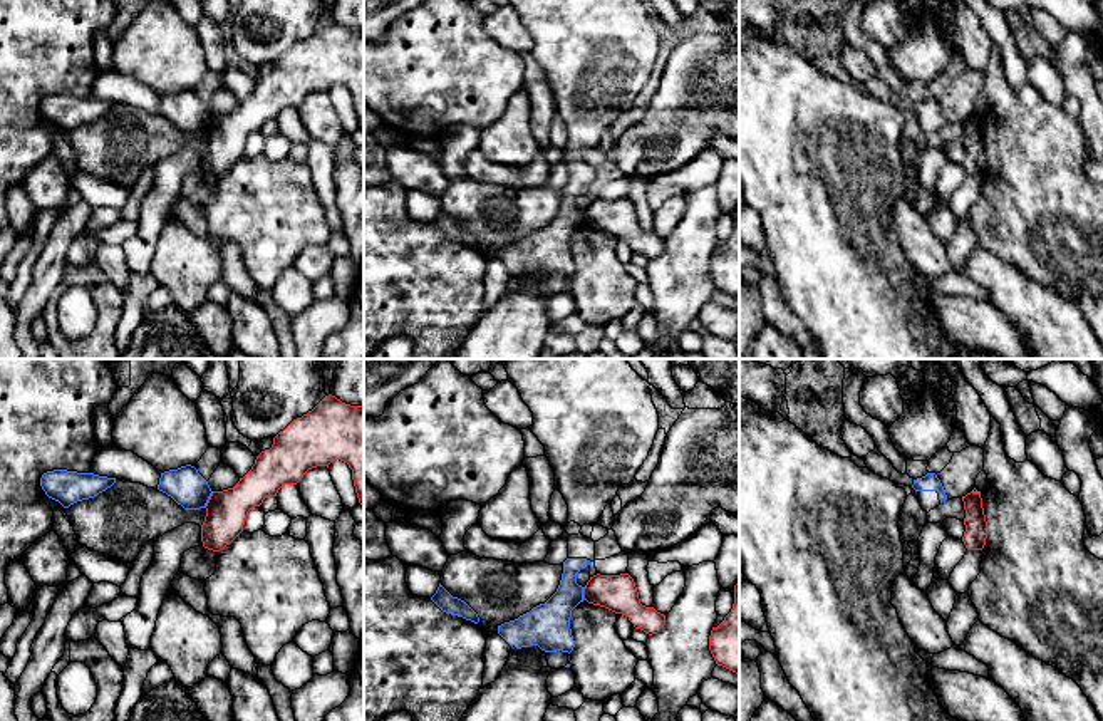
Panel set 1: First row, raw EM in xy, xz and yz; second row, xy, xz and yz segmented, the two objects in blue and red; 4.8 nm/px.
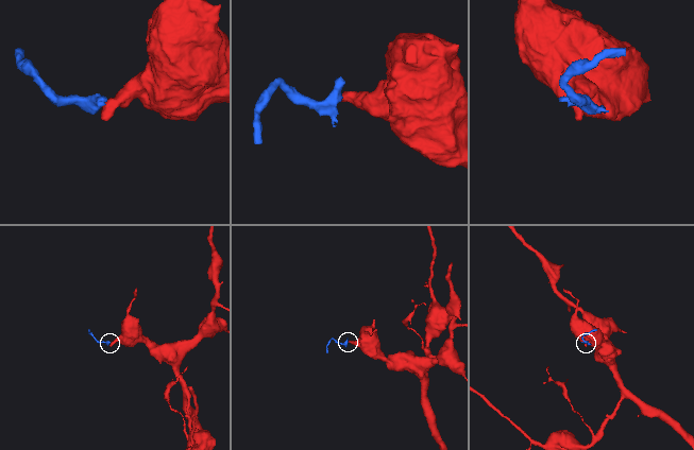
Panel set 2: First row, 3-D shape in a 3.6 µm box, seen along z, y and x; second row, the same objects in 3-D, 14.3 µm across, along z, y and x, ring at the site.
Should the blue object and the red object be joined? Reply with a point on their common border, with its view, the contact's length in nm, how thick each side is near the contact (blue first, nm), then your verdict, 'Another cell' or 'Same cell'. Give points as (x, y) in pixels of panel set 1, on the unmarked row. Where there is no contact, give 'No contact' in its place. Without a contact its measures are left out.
Touches blue at xy (208, 123). Shared border 90 nm. Thickness 180 nm (blue) against 200 nm. Another cell

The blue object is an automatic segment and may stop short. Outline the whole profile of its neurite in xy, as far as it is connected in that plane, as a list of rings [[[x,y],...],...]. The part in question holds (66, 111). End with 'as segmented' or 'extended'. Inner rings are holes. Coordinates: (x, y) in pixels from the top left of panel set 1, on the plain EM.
[[[67,94],[47,96],[40,102],[40,111],[45,119],[59,126],[64,132],[69,132],[77,126],[94,122],[114,107],[116,102]]]; as segmented

